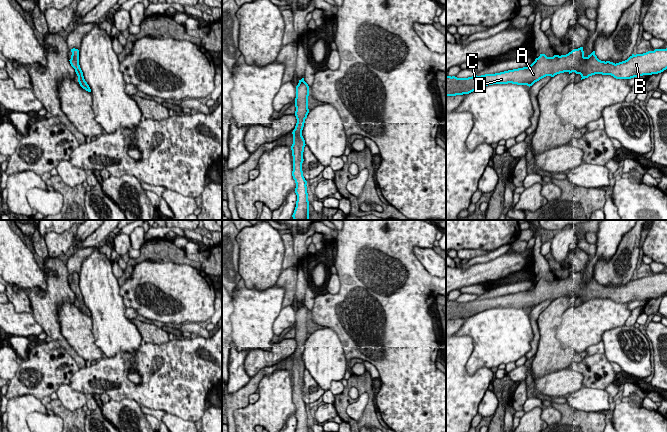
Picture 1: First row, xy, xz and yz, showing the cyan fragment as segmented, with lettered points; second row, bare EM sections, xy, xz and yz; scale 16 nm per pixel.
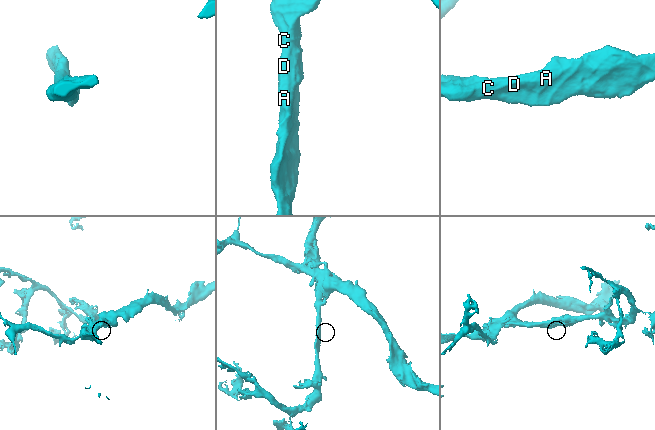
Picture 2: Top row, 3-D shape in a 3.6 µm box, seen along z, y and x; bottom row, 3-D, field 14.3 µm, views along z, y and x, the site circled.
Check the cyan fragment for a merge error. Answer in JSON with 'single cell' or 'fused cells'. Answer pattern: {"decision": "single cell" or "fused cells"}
{"decision": "single cell"}

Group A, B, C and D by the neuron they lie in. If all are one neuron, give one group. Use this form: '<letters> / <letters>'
A B C D

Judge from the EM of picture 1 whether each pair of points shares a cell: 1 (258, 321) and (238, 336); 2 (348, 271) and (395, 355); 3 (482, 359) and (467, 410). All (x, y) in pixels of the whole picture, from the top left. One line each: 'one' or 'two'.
1: one
2: one
3: two

